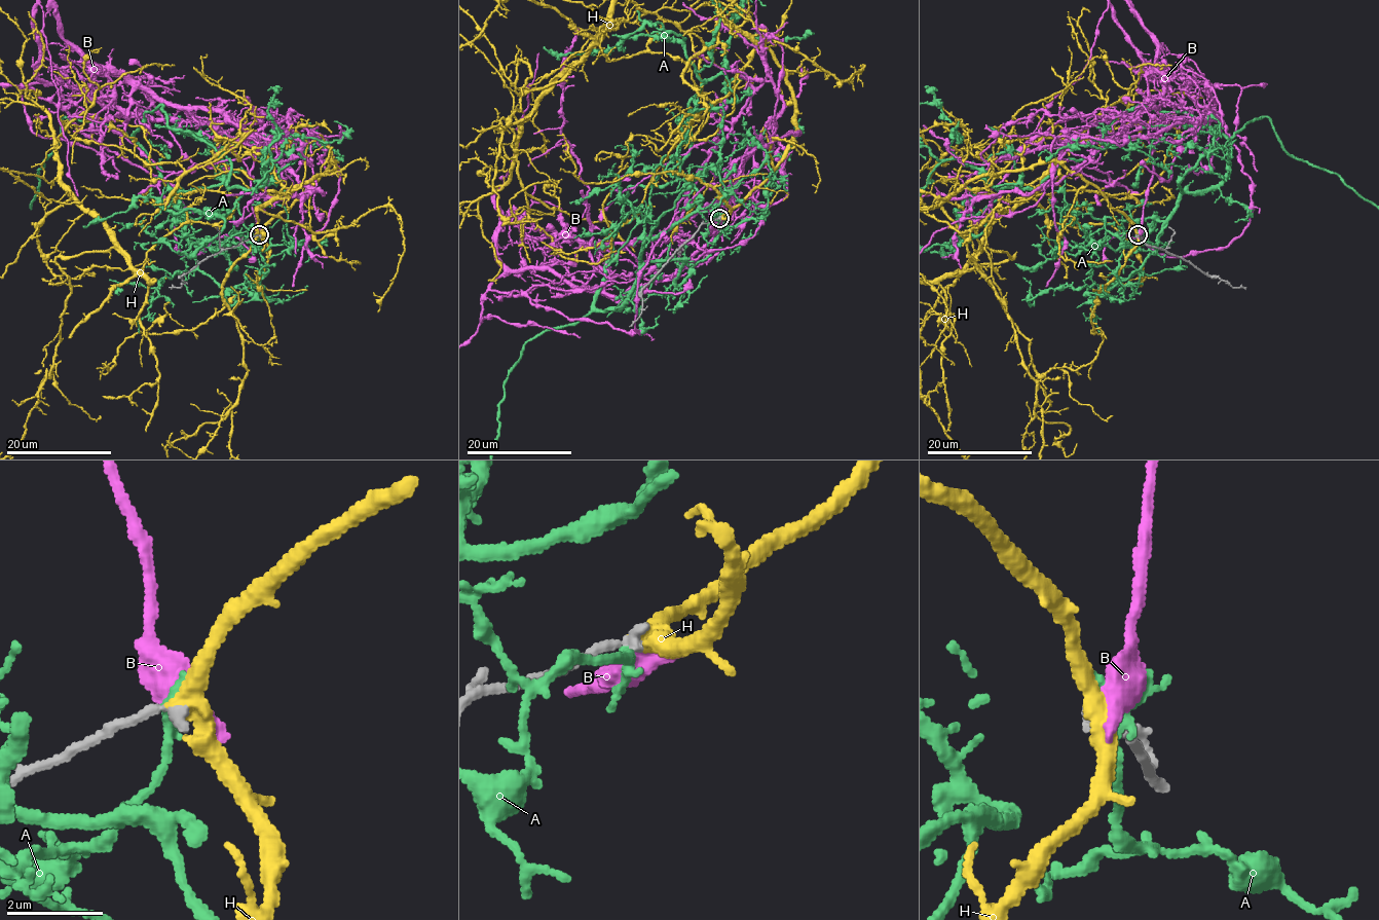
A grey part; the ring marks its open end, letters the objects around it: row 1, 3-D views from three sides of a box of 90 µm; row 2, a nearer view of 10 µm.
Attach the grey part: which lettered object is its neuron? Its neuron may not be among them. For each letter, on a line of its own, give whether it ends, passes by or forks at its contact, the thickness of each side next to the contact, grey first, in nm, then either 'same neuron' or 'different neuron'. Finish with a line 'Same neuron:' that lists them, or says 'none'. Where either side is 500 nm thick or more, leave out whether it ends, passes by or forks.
A: it passes by | 280/200 nm | different neuron
B: it passes by | 280/480 nm | different neuron
H: it passes by | 280/360 nm | same neuron
Same neuron: H

